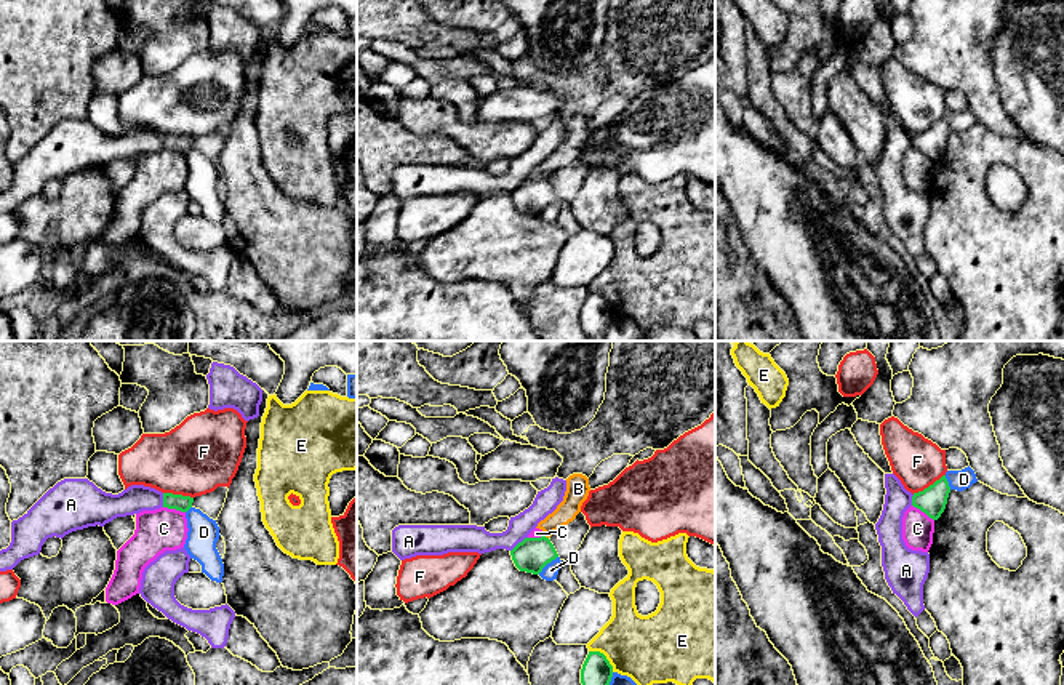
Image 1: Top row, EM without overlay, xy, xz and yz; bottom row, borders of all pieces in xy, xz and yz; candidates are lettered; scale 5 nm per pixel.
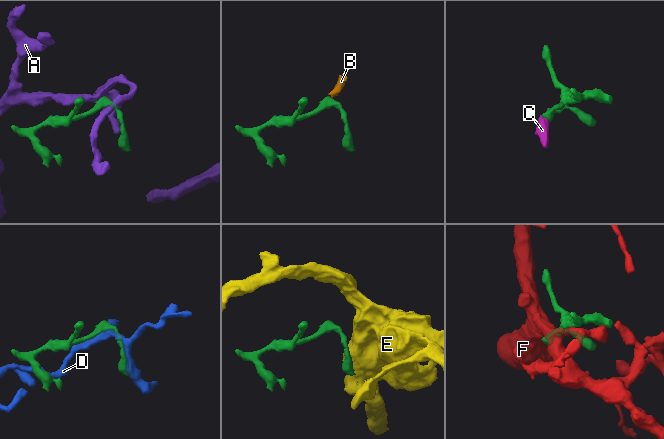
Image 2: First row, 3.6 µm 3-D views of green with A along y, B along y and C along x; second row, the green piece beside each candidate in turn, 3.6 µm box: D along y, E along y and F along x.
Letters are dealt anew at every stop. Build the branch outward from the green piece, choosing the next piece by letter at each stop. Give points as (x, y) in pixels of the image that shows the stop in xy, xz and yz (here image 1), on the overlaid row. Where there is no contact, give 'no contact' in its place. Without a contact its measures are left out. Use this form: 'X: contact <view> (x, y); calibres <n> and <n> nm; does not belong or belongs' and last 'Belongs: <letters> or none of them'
A: contact xz (519, 543); calibres 170 and 140 nm; does not belong
B: contact xz (544, 536); calibres 170 and 110 nm; does not belong
C: contact xy (175, 508); calibres 80 and 220 nm; does not belong
D: contact xz (548, 562); calibres 170 and 80 nm; does not belong
E: contact xz (605, 656); calibres 140 and 340 nm; does not belong
F: contact yz (930, 485); calibres 140 and 240 nm; does not belong
Belongs: none of them

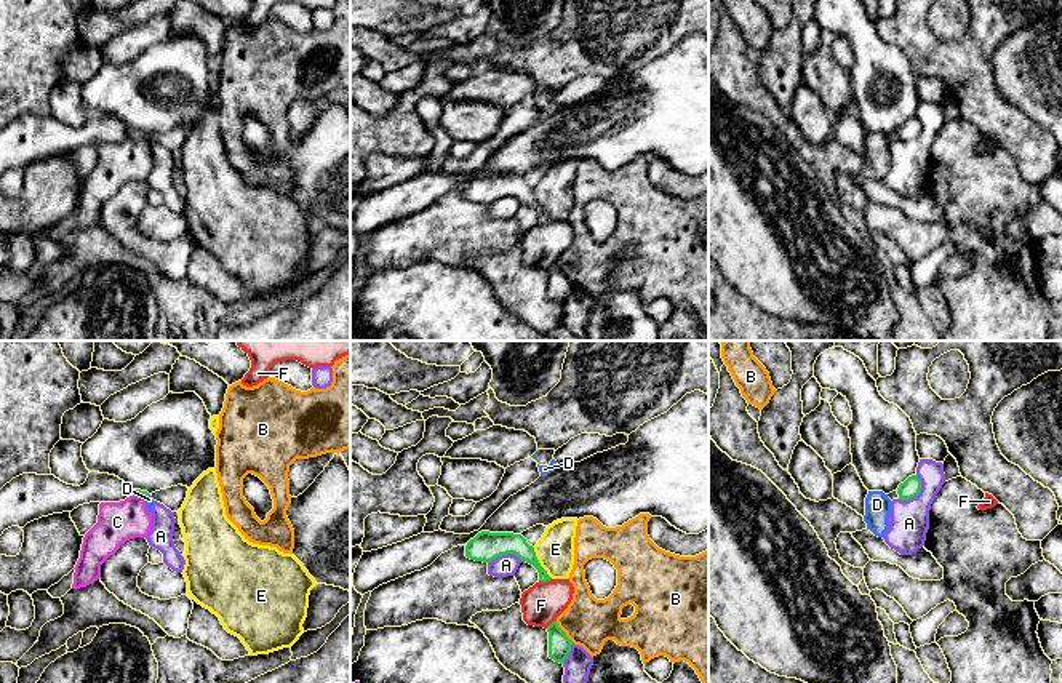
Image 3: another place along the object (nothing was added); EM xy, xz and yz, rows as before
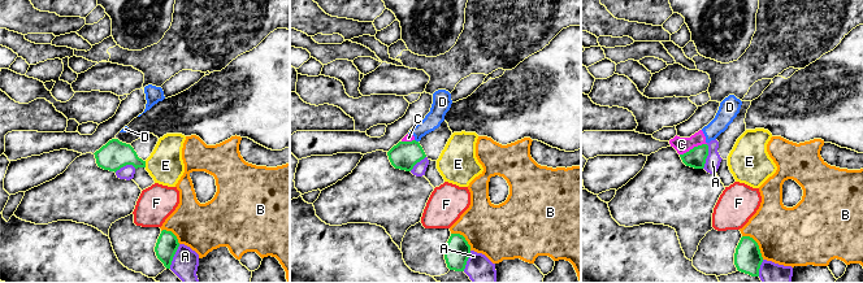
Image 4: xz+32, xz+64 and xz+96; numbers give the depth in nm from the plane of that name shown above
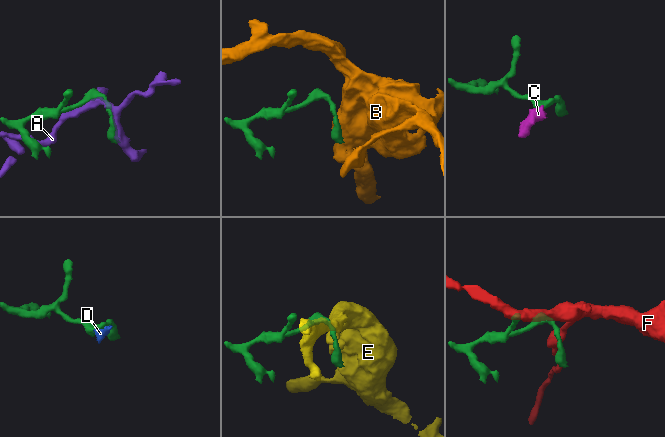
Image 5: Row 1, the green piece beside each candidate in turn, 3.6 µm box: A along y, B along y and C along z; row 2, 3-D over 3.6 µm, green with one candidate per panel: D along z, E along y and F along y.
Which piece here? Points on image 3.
A: contact yz (917, 495); calibres 90 and 190 nm; does not belong
B: contact xz (563, 632); calibres 110 and 240 nm; does not belong
C: contact xy (138, 495); calibres 40 and 200 nm; does not belong
D: no contact; does not belong
E: contact xz (539, 563); calibres 130 and 190 nm; does not belong
F: contact xz (544, 581); calibres 100 and 200 nm; does not belong
Belongs: none of them

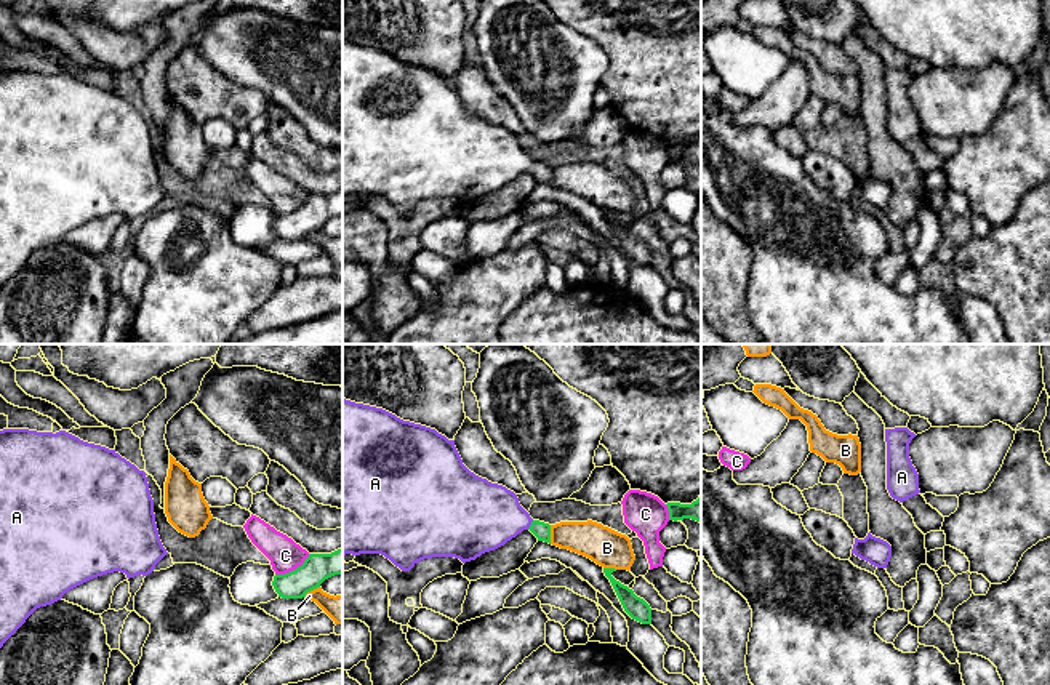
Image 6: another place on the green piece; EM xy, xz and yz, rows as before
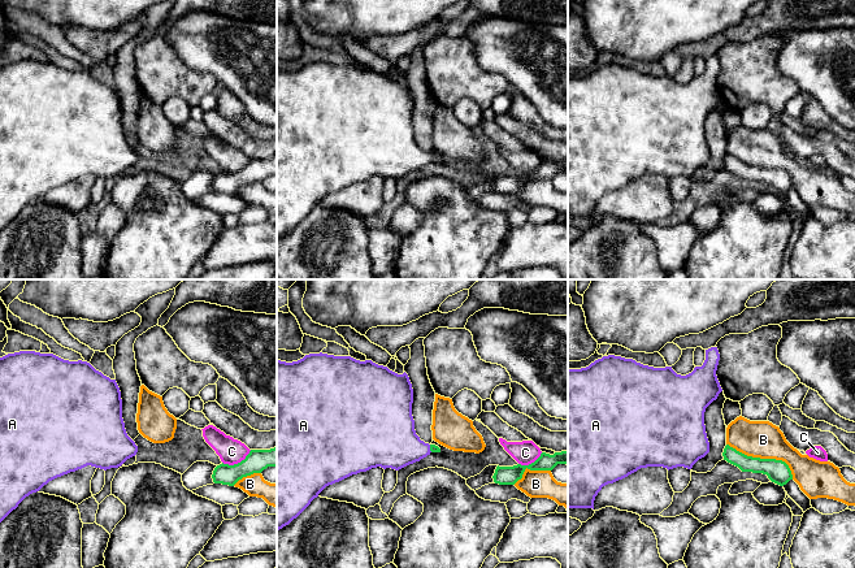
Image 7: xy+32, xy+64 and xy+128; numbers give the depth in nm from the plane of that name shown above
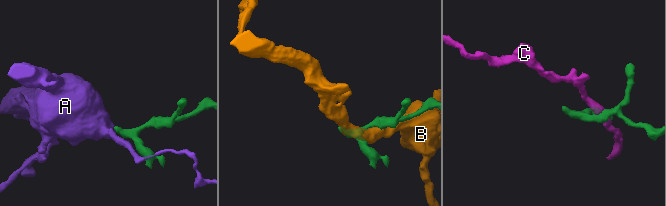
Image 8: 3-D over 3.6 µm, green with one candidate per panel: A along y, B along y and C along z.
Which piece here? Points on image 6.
A: contact xz (530, 525); calibres 90 and 340 nm; belongs
B: contact xz (549, 535); calibres 90 and 180 nm; does not belong
C: contact xy (293, 570); calibres 140 and 160 nm; does not belong
Belongs: A

